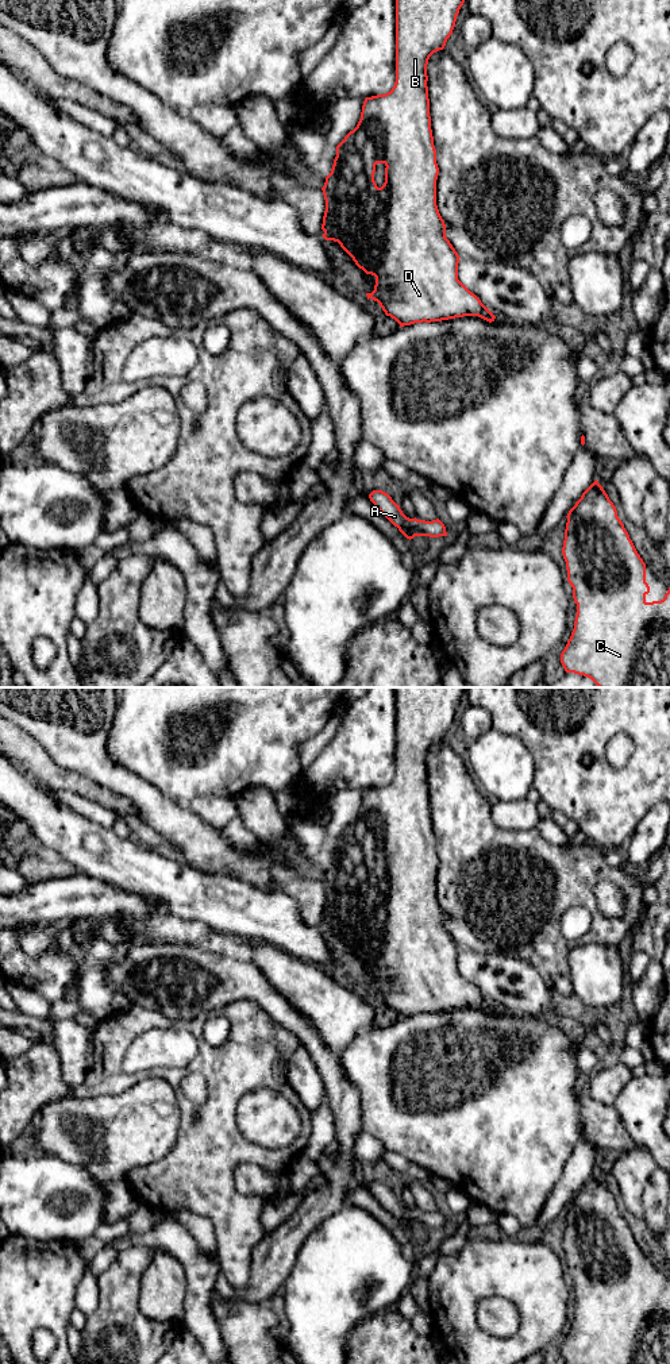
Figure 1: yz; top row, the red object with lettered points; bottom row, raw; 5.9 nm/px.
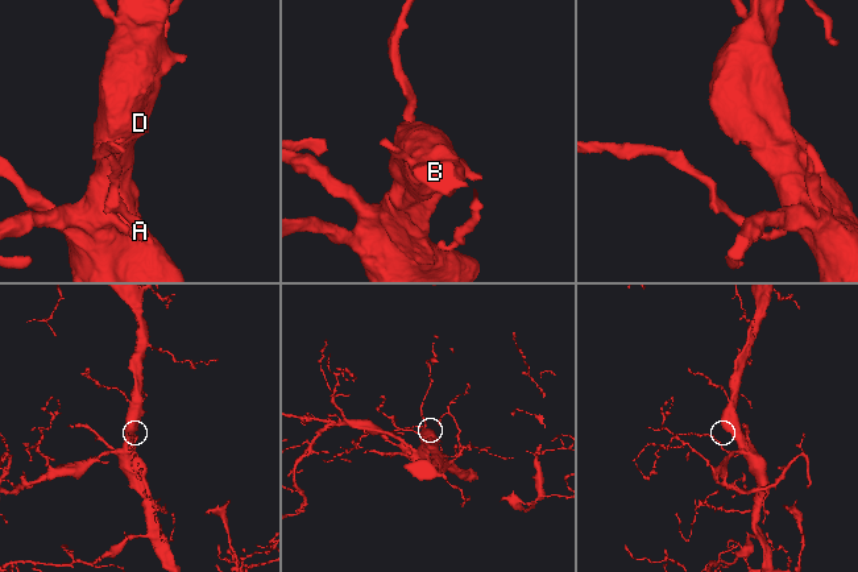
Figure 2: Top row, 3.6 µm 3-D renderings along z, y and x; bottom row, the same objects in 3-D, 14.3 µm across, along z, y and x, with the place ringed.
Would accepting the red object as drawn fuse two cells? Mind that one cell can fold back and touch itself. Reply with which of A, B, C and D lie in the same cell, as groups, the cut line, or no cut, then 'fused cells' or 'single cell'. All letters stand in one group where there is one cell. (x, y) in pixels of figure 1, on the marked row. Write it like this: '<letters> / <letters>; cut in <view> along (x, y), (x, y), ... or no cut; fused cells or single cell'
A B C D; no cut; single cell

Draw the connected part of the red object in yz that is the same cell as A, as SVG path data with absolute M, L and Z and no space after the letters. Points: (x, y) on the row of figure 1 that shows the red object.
M373 490L369 494L369 498L374 506L409 540L415 536L447 536L446 527L439 519L432 521L417 520L416 517L409 519L403 513L400 505L397 505L392 497L382 490Z

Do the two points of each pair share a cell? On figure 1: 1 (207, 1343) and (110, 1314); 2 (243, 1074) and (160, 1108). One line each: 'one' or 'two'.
1: two
2: two

